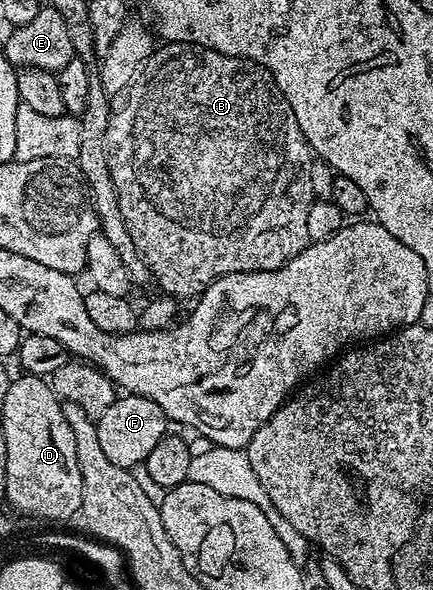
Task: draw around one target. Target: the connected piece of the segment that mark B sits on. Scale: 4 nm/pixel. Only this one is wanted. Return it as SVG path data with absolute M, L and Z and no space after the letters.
M168 43L163 47L167 48L159 46L154 49L147 59L143 73L122 97L123 105L116 107L109 118L109 174L117 190L117 202L121 218L125 218L125 230L129 230L129 238L133 238L133 246L146 262L154 283L159 283L163 287L160 289L168 296L197 298L217 278L238 272L277 270L307 247L309 239L306 234L306 214L313 201L310 169L313 152L307 145L289 102L279 92L270 71L262 63L247 60L244 56L226 56L212 48L204 48L201 44Z

